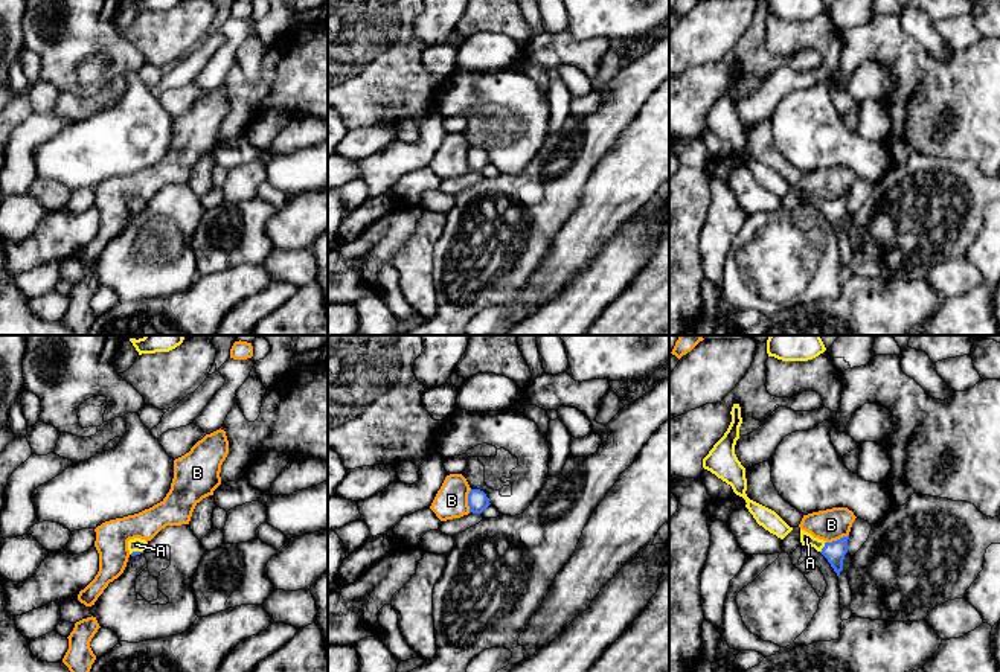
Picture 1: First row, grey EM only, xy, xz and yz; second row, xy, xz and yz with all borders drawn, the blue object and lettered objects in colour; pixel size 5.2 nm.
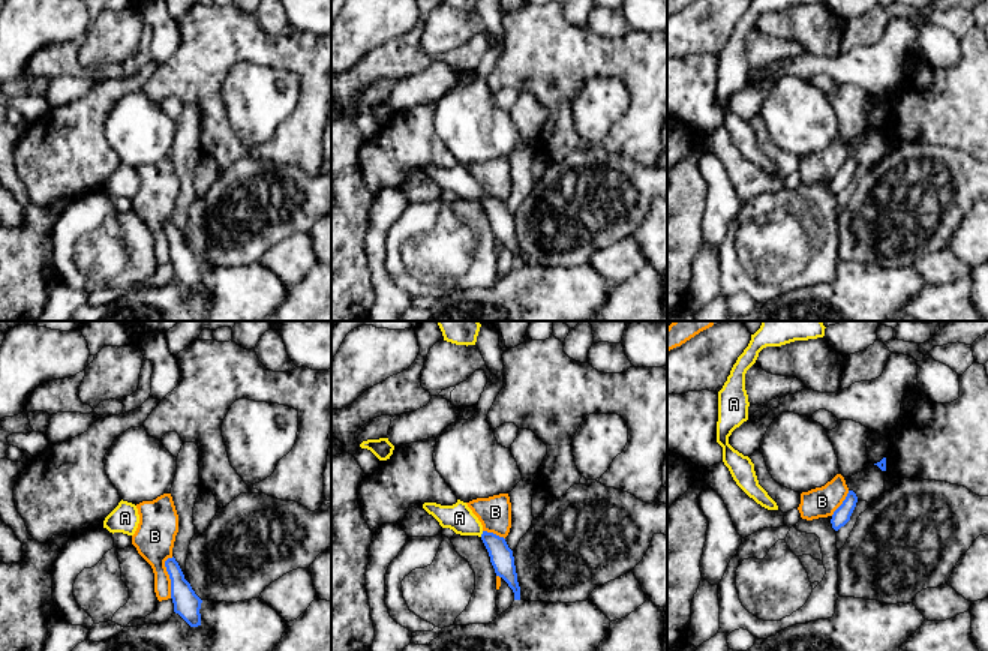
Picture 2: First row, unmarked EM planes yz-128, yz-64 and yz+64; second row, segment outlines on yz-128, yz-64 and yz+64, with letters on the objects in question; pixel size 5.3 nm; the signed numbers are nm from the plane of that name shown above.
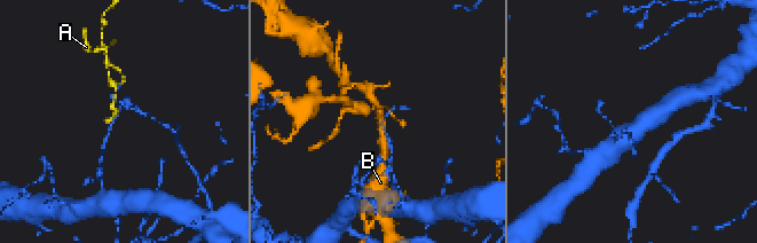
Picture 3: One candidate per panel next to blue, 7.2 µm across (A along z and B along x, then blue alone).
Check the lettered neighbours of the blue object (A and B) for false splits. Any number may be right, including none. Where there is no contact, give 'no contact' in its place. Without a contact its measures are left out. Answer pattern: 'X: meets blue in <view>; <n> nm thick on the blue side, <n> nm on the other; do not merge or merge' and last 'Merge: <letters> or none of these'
A: meets blue in yz; 110 nm thick on the blue side, 70 nm on the other; merge
B: meets blue in xz; 110 nm thick on the blue side, 180 nm on the other; do not merge
Merge: A

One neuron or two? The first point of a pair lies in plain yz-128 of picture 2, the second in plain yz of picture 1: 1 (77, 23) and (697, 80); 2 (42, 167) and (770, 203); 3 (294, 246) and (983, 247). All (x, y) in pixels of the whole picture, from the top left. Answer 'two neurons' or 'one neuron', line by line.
1: two neurons
2: two neurons
3: two neurons

